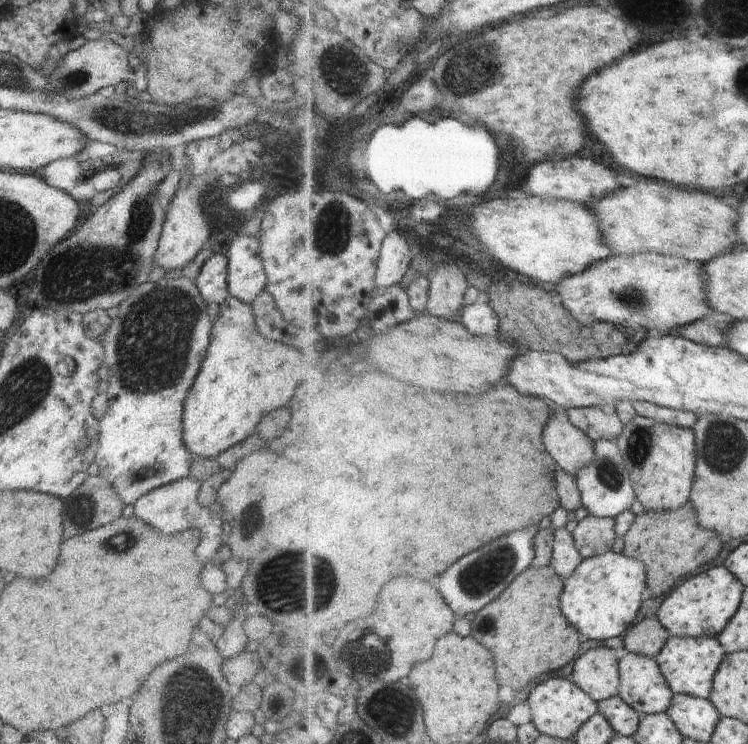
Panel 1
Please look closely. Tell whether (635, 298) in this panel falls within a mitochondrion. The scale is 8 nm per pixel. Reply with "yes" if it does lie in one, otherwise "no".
yes

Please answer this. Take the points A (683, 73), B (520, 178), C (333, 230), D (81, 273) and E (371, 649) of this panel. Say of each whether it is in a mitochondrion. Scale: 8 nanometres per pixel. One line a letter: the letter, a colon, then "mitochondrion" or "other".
A: other
B: other
C: mitochondrion
D: mitochondrion
E: mitochondrion

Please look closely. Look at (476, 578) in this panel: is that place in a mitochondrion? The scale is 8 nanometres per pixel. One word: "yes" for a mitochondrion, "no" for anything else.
yes

